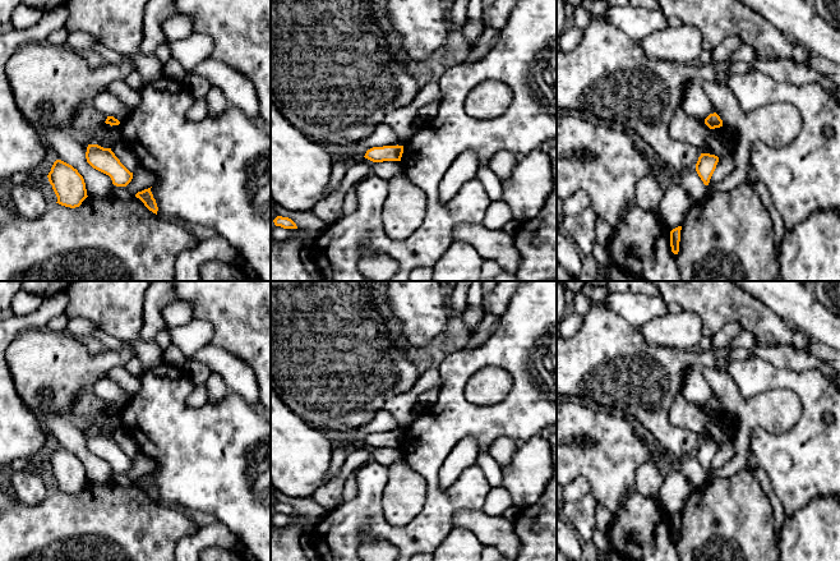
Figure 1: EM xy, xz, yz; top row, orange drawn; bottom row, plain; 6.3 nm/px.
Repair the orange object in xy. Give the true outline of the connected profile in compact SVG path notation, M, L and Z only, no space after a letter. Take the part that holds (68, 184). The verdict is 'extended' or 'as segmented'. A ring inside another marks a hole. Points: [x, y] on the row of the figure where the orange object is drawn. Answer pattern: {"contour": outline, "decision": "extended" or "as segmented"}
{"contour": "M61 160L54 162L47 178L61 206L75 208L88 197L83 176Z", "decision": "as segmented"}

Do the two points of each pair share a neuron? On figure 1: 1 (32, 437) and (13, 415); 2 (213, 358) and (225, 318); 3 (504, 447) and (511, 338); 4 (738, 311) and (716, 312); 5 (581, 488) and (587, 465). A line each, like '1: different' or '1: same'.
1: same
2: different
3: different
4: same
5: different

